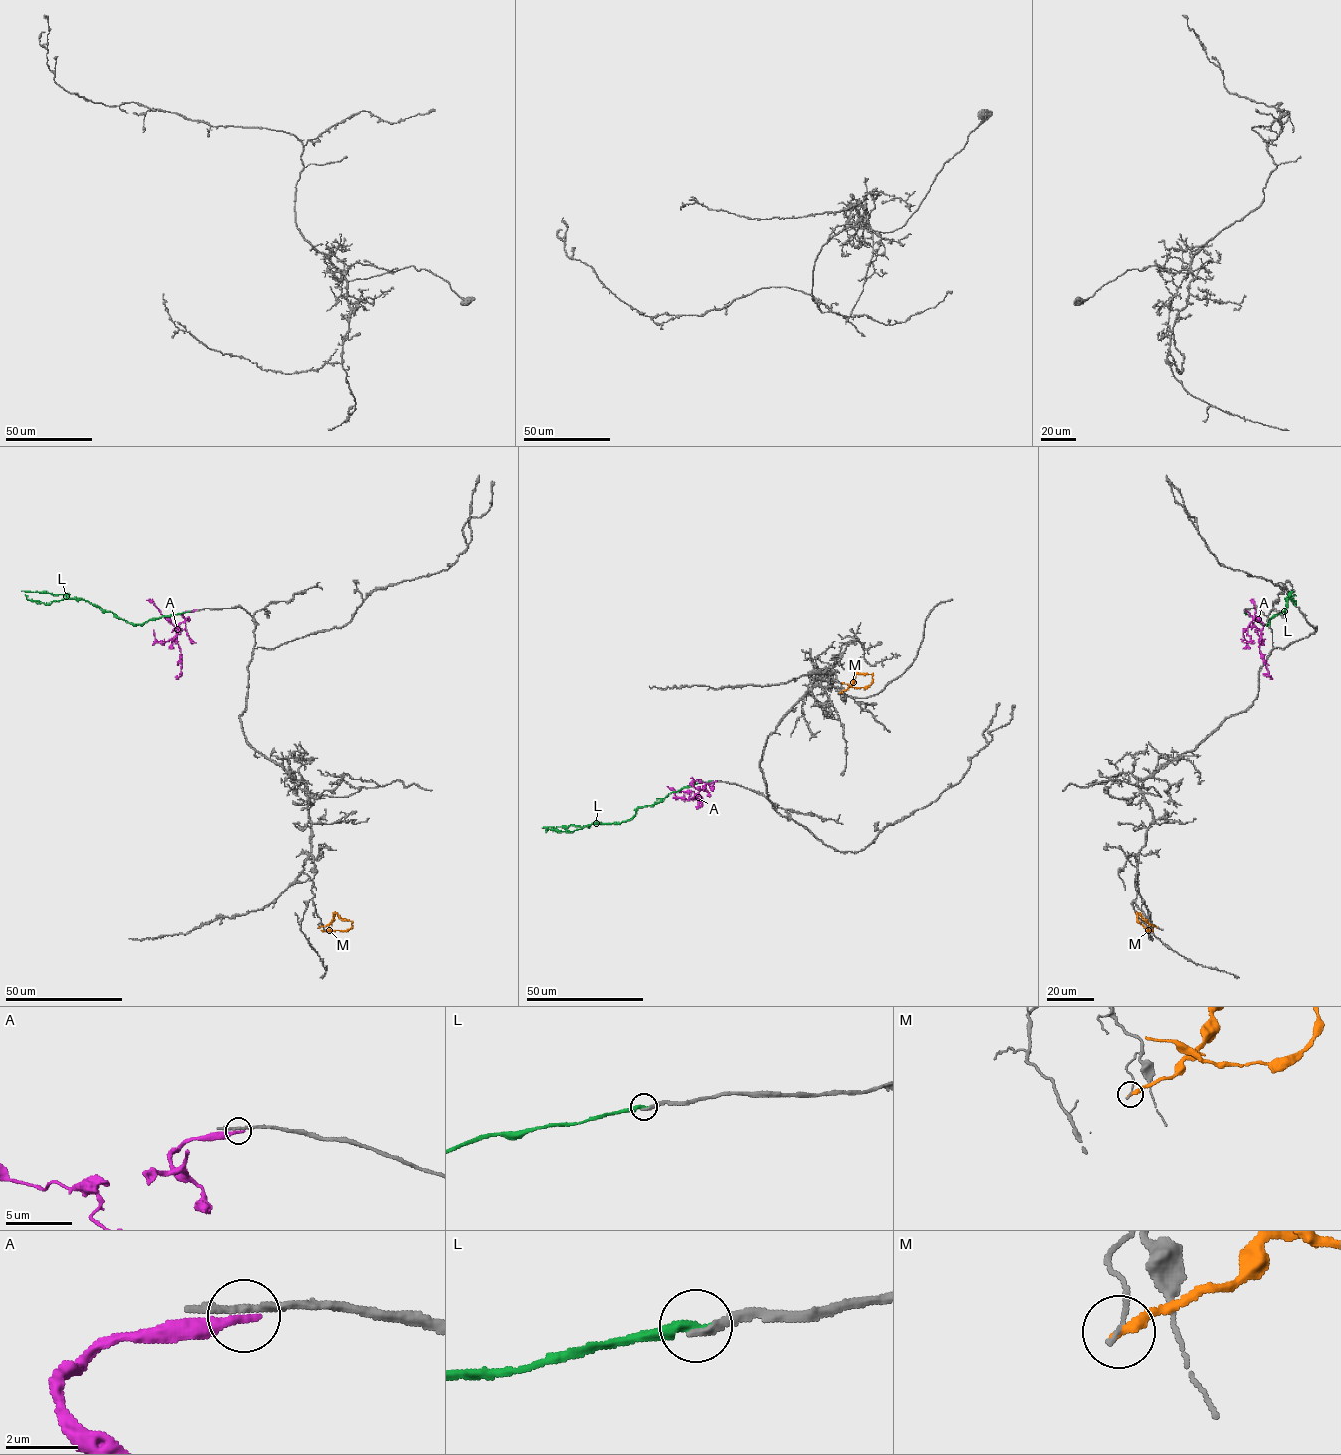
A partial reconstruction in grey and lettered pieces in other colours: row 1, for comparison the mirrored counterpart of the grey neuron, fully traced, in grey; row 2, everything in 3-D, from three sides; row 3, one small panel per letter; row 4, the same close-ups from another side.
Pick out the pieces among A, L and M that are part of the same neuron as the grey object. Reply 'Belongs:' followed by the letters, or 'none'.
Belongs: L

